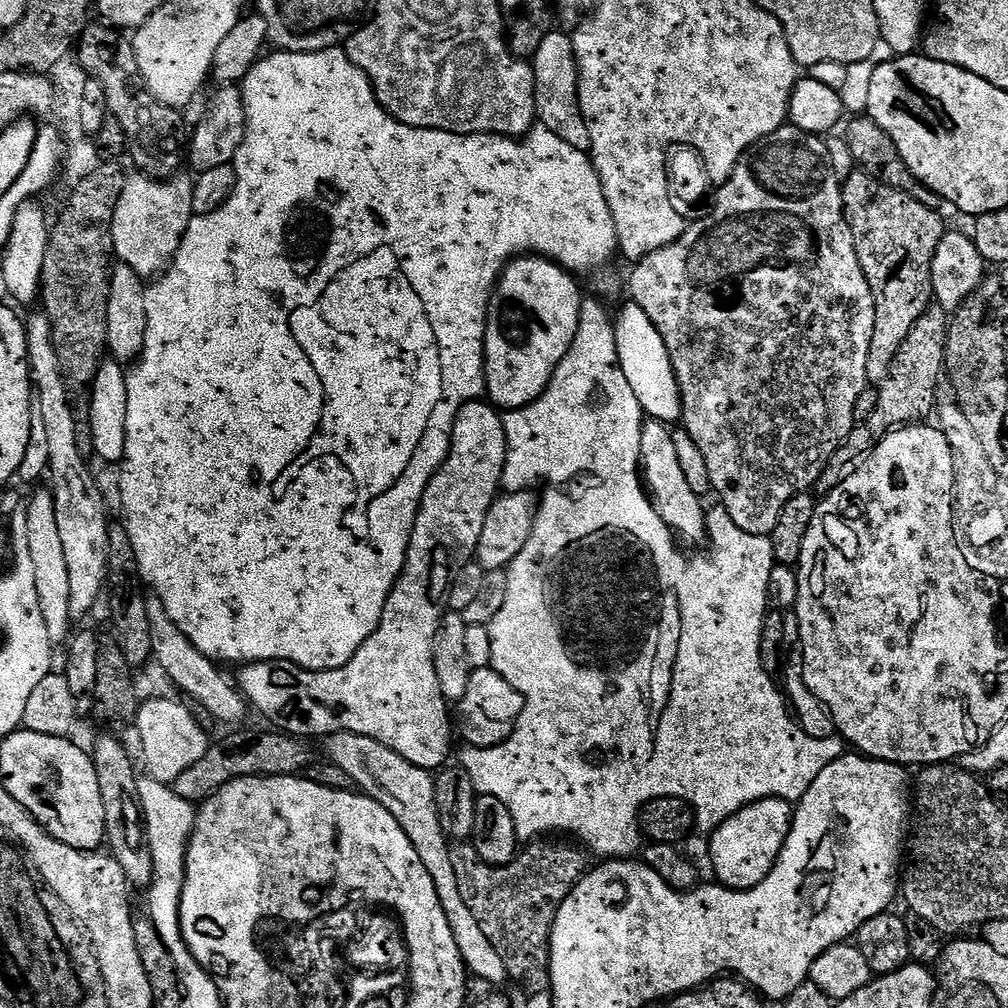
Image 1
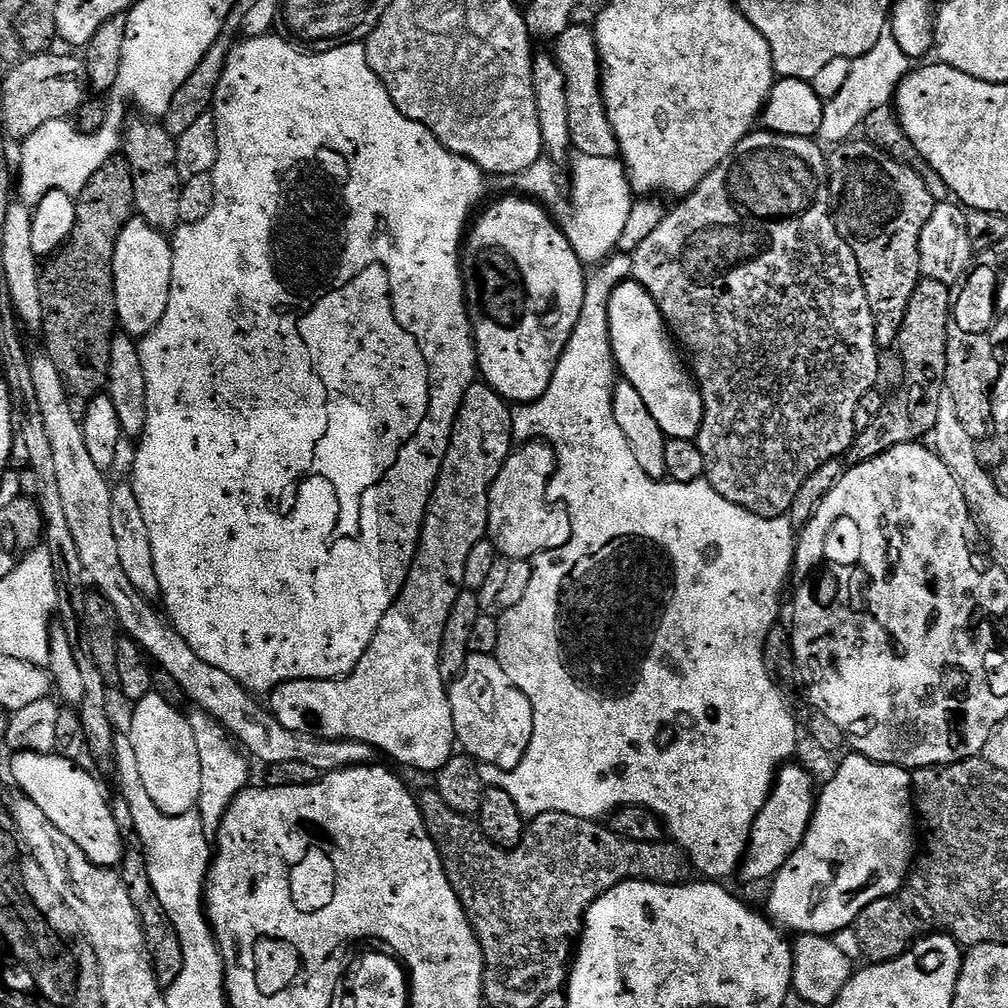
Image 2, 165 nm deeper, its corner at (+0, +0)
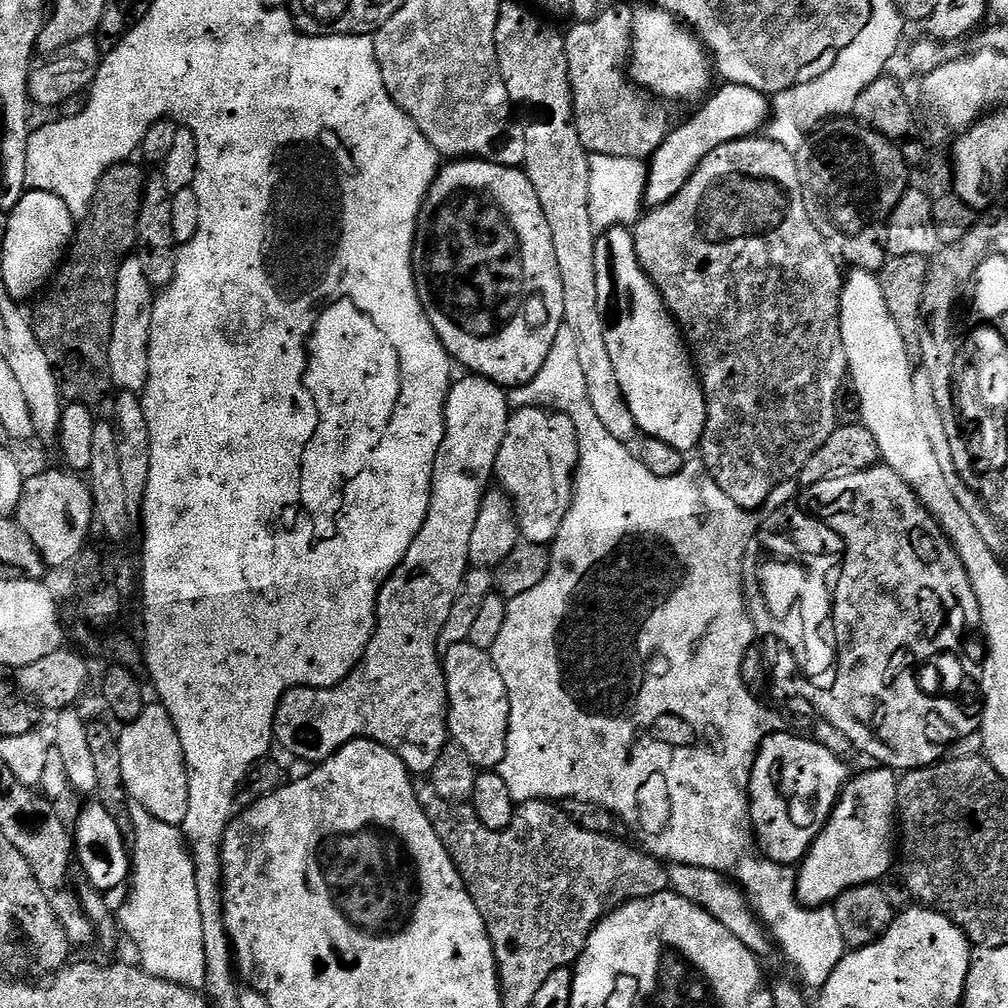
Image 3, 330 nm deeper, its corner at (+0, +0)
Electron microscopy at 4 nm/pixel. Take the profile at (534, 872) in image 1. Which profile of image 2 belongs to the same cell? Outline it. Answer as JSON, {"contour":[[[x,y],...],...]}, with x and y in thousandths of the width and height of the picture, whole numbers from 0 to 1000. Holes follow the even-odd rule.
{"contour":[[[425,784],[425,786],[419,788],[416,787],[415,797],[423,827],[429,832],[431,839],[435,843],[442,871],[446,875],[446,879],[460,904],[461,911],[464,912],[464,918],[468,921],[472,934],[476,936],[476,941],[480,947],[480,992],[483,995],[500,996],[503,994],[504,988],[528,988],[527,990],[535,990],[553,983],[554,978],[561,975],[562,965],[564,963],[565,953],[569,948],[569,938],[577,925],[577,914],[580,905],[583,904],[584,899],[592,891],[597,887],[601,887],[609,879],[613,879],[619,873],[640,873],[650,877],[678,877],[686,870],[683,868],[688,868],[688,865],[687,854],[683,852],[683,846],[678,845],[669,835],[662,835],[663,837],[659,837],[660,835],[655,833],[625,835],[610,829],[606,820],[599,818],[598,821],[598,816],[569,812],[569,808],[543,806],[537,810],[527,811],[523,814],[518,831],[512,836],[512,840],[503,842],[494,841],[491,837],[487,837],[485,833],[482,833],[479,827],[476,826],[476,818],[472,816],[471,813],[446,804],[442,800],[442,796],[438,796],[438,792],[432,784]]]}

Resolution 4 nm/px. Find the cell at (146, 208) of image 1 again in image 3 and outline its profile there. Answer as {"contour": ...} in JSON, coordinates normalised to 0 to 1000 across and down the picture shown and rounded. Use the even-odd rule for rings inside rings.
{"contour":[[[128,256],[117,268],[117,288],[113,308],[113,327],[109,335],[109,371],[119,389],[142,390],[149,371],[149,331],[153,287],[137,256]]]}

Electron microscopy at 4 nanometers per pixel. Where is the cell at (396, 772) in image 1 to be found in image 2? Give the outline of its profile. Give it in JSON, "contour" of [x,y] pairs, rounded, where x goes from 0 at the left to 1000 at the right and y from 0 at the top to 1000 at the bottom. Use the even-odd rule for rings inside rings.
{"contour":[[[47,351],[33,352],[31,362],[31,377],[34,378],[35,394],[38,395],[47,437],[51,441],[51,449],[54,450],[55,471],[58,474],[66,521],[69,522],[74,541],[77,542],[84,572],[89,576],[90,582],[95,582],[92,584],[109,597],[122,630],[132,635],[152,656],[155,654],[167,666],[168,673],[194,697],[193,701],[215,714],[223,727],[229,730],[251,755],[259,754],[259,759],[262,760],[276,756],[304,756],[304,760],[312,760],[314,768],[370,757],[375,747],[366,738],[354,734],[314,734],[284,724],[274,715],[273,710],[263,703],[262,707],[260,703],[254,702],[253,696],[250,695],[253,693],[246,684],[228,673],[228,669],[200,657],[196,649],[192,649],[186,637],[175,628],[170,618],[158,606],[155,608],[151,604],[152,600],[144,595],[141,589],[137,589],[137,585],[133,585],[129,573],[125,573],[125,565],[121,565],[121,558],[117,555],[117,537],[113,535],[113,521],[109,518],[109,476],[103,473],[106,471],[101,465],[89,458],[77,409],[71,406],[69,390],[63,384],[52,356]]]}

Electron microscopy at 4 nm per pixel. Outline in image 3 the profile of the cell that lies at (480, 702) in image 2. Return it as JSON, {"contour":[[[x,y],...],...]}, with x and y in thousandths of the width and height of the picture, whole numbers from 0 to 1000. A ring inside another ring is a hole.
{"contour":[[[463,637],[443,644],[438,651],[440,676],[444,682],[444,729],[472,757],[473,763],[492,764],[502,752],[506,720],[506,696],[502,677],[481,644]]]}

